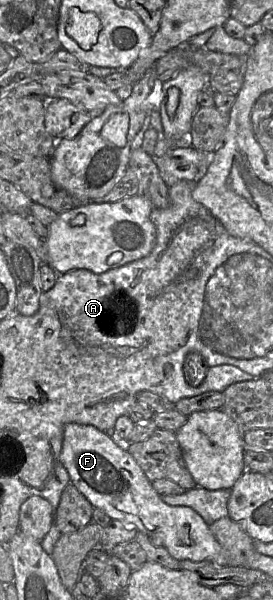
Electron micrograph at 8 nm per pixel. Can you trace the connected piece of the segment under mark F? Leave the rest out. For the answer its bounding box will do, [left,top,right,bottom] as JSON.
[60,424,229,566]

